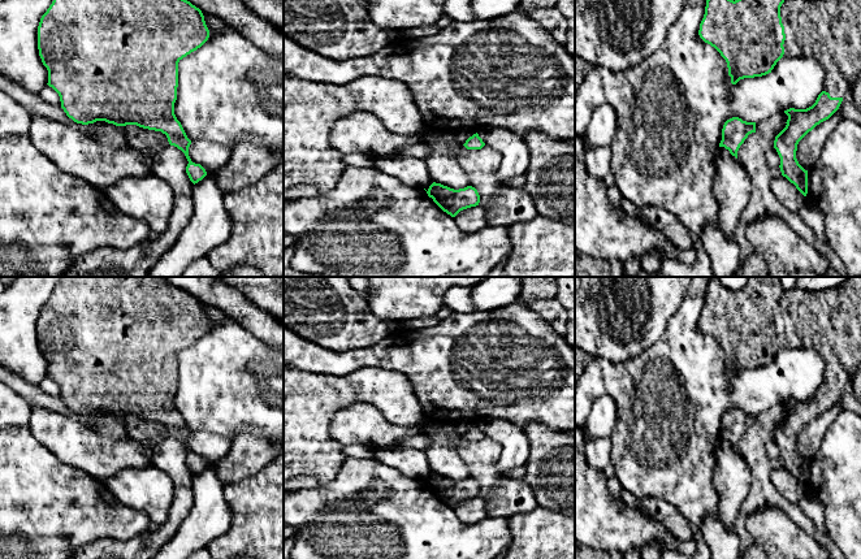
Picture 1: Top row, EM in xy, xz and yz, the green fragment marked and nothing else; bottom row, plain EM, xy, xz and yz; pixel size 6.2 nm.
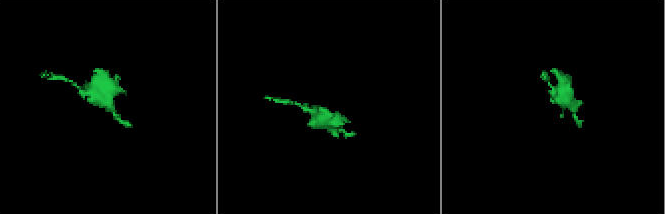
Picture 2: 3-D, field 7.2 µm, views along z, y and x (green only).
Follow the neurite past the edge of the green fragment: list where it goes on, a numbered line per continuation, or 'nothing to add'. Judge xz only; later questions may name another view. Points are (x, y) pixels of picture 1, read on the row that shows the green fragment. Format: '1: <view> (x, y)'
nothing to add

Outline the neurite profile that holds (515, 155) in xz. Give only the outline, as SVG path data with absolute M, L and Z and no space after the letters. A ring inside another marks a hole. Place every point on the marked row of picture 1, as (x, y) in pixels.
M483 129L477 134L486 146L502 156L499 168L494 174L501 183L527 173L529 168L529 150L522 136L502 129Z

